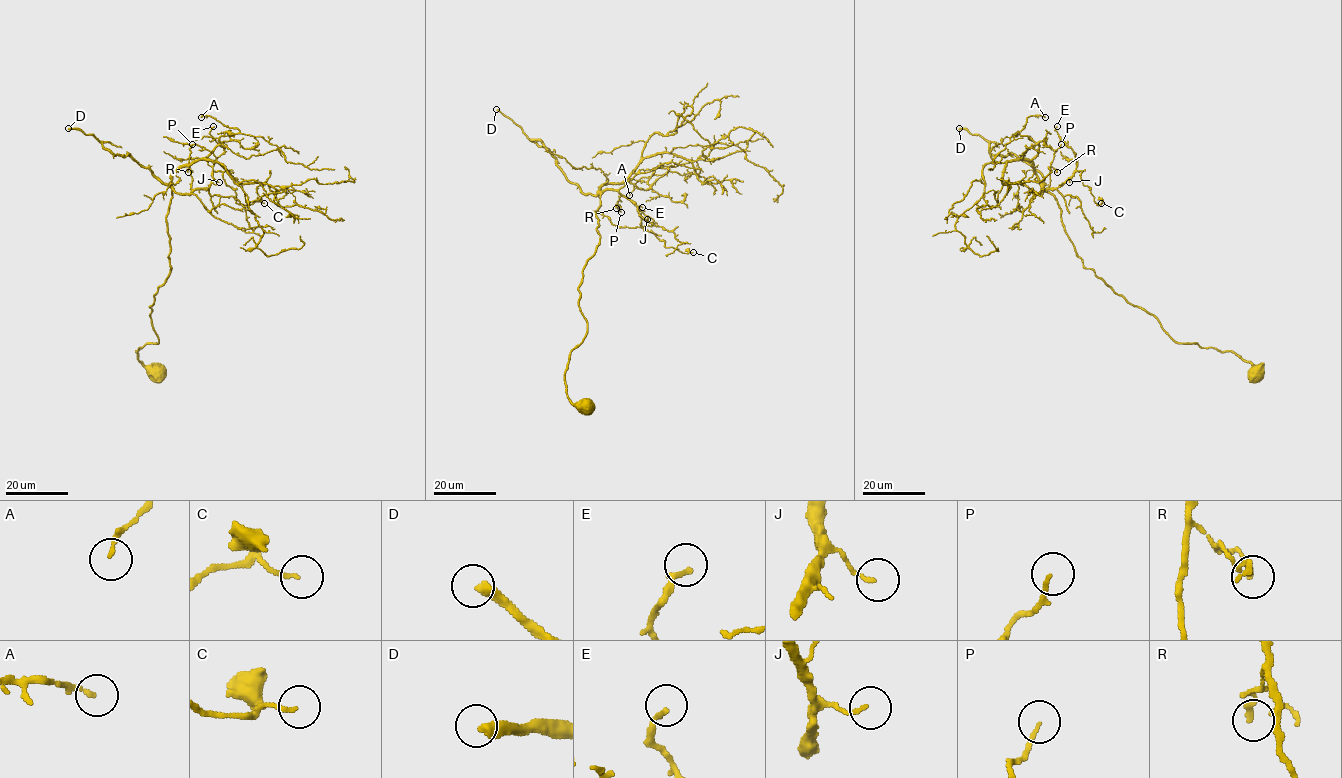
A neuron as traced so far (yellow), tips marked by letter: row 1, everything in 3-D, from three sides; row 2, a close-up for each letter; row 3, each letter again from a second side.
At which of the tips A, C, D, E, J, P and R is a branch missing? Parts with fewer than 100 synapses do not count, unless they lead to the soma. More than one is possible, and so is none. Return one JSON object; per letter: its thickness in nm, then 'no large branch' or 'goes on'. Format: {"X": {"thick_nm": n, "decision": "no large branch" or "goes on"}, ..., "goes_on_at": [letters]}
{"A": {"thick_nm": 150, "decision": "no large branch"}, "C": {"thick_nm": 130, "decision": "no large branch"}, "D": {"thick_nm": 400, "decision": "goes on"}, "E": {"thick_nm": 180, "decision": "no large branch"}, "J": {"thick_nm": 120, "decision": "no large branch"}, "P": {"thick_nm": 120, "decision": "no large branch"}, "R": {"thick_nm": 200, "decision": "no large branch"}, "goes_on_at": ["D"]}

